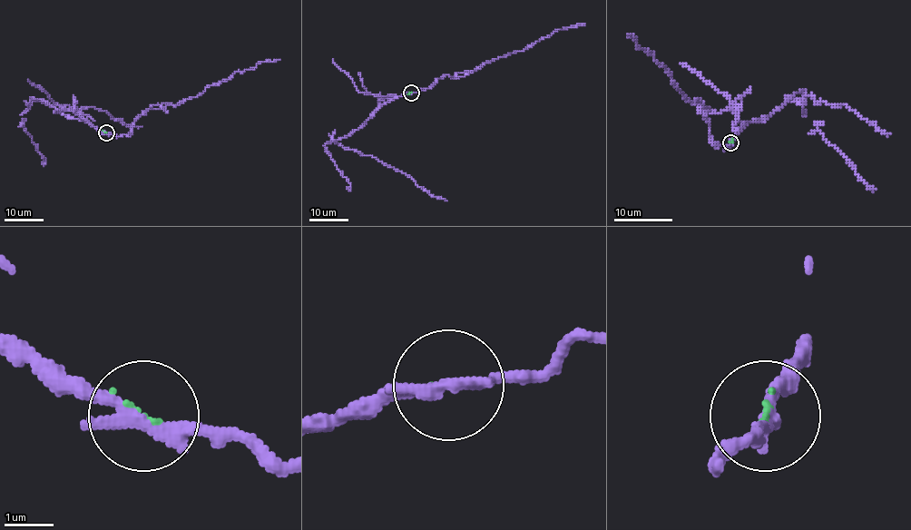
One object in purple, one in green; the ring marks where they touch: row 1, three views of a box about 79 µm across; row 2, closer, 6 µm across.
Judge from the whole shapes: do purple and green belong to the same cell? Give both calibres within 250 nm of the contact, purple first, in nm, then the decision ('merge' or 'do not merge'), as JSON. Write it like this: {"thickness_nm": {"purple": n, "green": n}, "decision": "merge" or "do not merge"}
{"thickness_nm": {"purple": 280, "green": 80}, "decision": "do not merge"}

